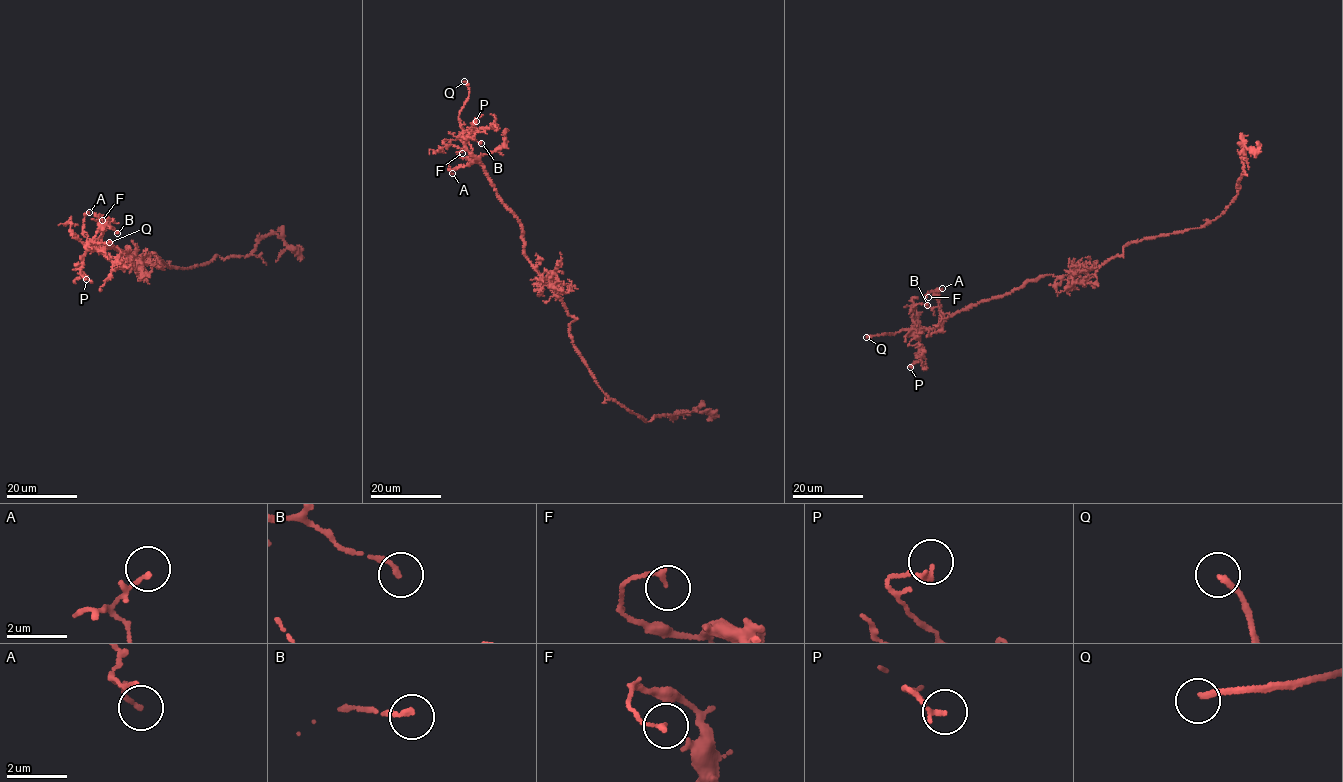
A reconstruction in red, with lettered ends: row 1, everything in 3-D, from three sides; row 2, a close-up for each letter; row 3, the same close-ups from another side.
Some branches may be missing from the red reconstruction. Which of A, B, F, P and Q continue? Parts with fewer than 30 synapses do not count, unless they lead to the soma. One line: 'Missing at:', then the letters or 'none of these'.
Missing at: Q

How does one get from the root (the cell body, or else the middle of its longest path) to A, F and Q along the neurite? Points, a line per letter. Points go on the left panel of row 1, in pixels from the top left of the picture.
A: (150, 260), (145, 263), (134, 258), (128, 247), (124, 252), (112, 245), (97, 248), (83, 231), (89, 212)
F: (150, 260), (134, 258), (128, 247), (124, 252), (112, 245), (97, 248), (106, 223), (98, 215), (102, 220)
Q: (150, 260), (145, 263), (134, 258), (128, 247), (124, 252), (112, 245), (92, 250), (93, 241), (109, 242)

